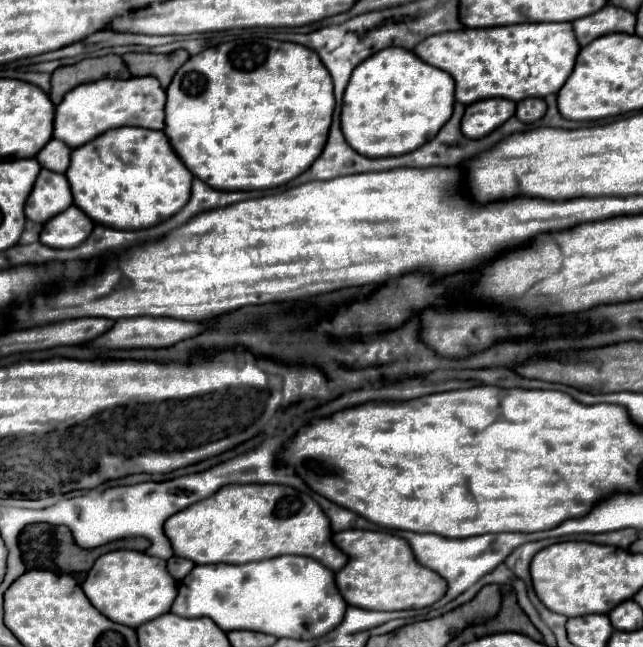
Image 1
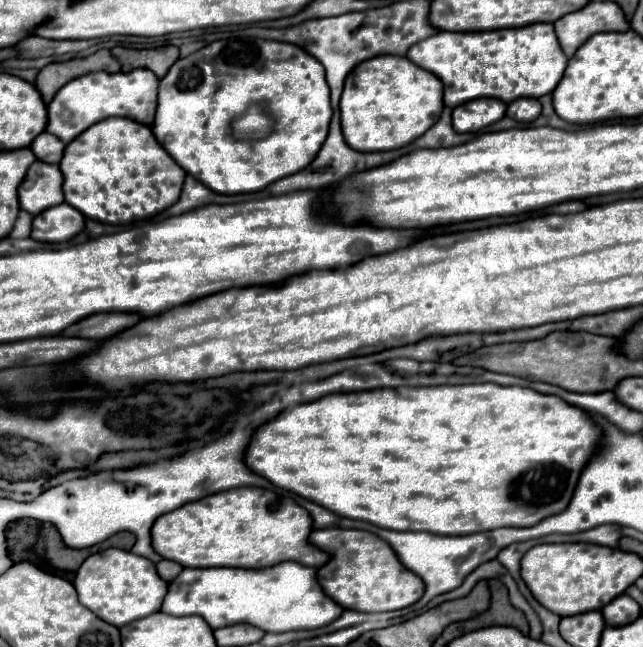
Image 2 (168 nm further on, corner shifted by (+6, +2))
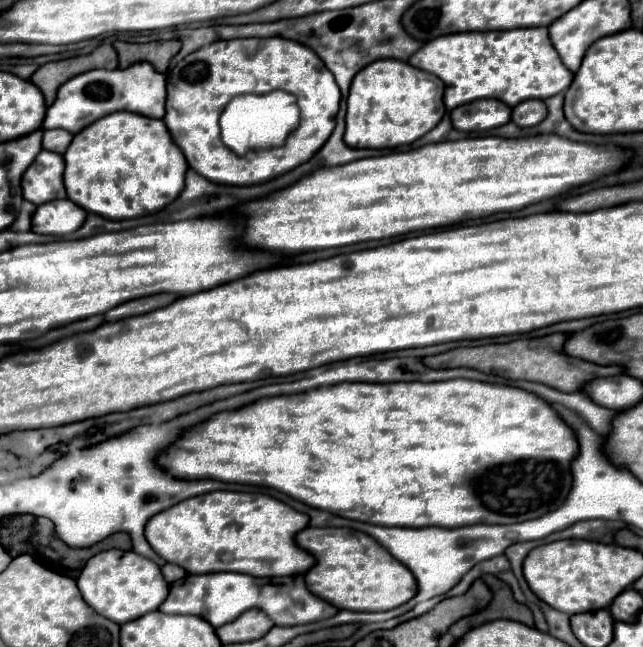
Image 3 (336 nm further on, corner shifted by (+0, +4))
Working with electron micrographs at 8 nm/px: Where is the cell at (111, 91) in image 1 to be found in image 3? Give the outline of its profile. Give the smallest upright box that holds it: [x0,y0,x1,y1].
[42,62,166,134]

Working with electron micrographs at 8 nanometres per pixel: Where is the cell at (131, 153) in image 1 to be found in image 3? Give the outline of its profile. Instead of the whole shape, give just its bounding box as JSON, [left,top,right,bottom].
[64,112,188,220]

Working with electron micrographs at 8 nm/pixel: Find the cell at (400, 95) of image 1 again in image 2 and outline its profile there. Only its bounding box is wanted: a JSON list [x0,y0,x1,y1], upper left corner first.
[340,56,442,152]

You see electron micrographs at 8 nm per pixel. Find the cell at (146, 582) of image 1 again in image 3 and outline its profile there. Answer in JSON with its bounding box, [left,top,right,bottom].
[78,550,168,624]

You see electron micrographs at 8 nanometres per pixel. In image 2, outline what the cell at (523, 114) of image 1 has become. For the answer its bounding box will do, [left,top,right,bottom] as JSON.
[506,98,540,122]

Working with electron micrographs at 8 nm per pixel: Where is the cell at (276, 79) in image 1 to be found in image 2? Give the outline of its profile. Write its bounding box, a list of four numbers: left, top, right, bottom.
[152,38,330,194]

